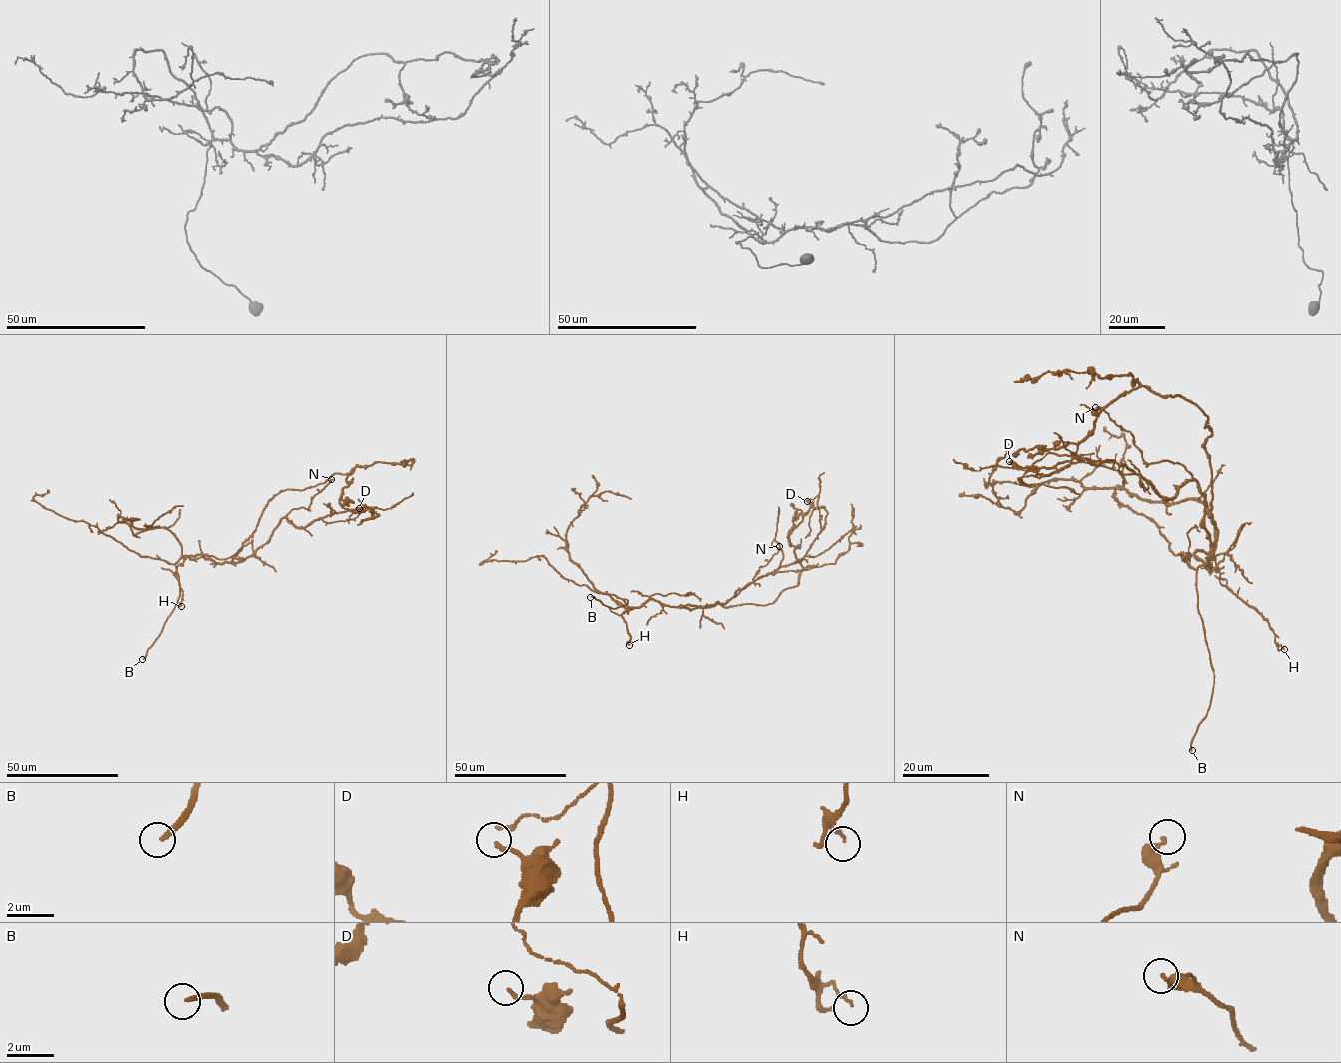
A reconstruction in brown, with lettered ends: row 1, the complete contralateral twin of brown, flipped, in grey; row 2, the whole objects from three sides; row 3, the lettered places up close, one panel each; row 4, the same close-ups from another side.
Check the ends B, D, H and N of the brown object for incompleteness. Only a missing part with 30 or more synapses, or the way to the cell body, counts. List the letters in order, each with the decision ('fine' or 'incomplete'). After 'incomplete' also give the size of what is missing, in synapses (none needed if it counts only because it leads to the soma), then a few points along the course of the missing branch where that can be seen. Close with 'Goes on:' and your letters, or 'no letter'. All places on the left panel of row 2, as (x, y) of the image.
B: incomplete
D: fine
H: fine
N: fine
Goes on: B

